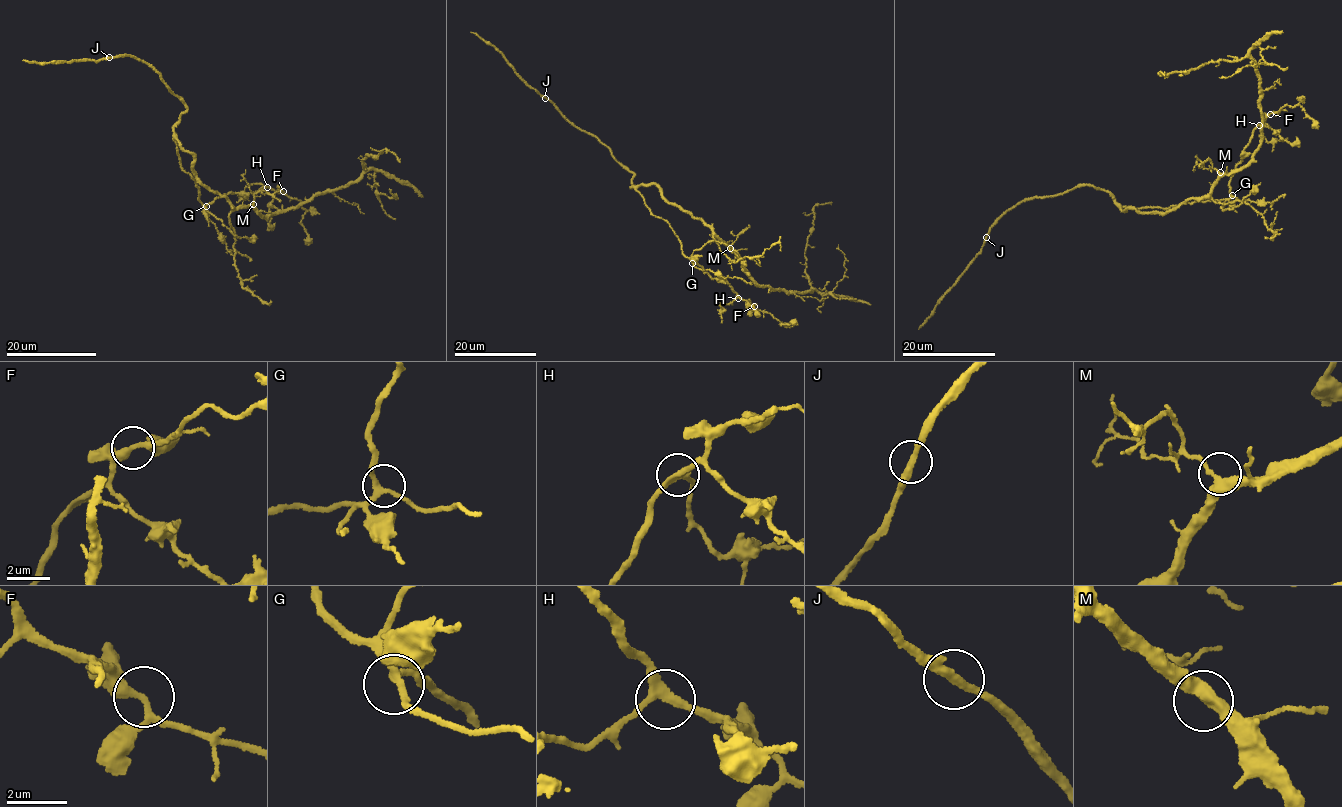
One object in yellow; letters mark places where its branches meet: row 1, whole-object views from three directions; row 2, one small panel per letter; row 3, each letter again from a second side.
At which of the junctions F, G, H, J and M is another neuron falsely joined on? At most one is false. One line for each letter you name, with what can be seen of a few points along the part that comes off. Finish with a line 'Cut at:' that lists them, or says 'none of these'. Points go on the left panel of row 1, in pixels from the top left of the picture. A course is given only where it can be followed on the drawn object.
Cut at: none of these

